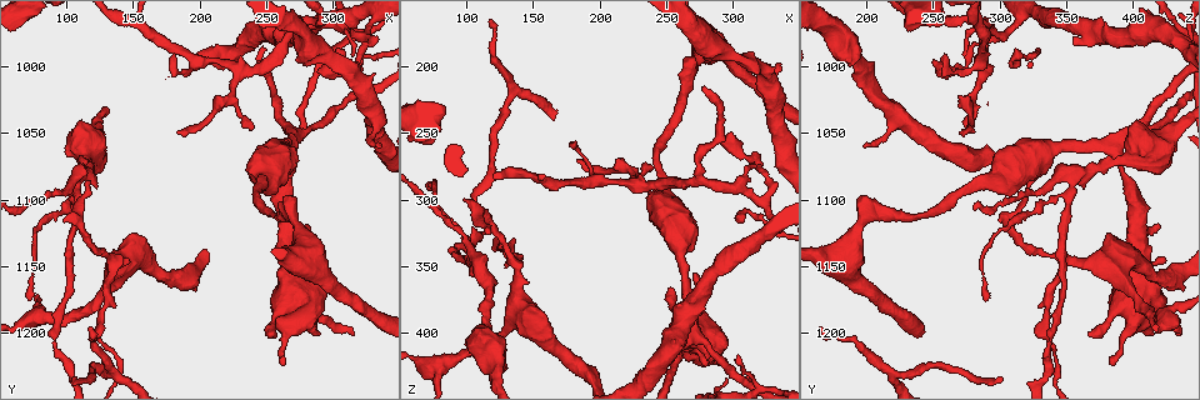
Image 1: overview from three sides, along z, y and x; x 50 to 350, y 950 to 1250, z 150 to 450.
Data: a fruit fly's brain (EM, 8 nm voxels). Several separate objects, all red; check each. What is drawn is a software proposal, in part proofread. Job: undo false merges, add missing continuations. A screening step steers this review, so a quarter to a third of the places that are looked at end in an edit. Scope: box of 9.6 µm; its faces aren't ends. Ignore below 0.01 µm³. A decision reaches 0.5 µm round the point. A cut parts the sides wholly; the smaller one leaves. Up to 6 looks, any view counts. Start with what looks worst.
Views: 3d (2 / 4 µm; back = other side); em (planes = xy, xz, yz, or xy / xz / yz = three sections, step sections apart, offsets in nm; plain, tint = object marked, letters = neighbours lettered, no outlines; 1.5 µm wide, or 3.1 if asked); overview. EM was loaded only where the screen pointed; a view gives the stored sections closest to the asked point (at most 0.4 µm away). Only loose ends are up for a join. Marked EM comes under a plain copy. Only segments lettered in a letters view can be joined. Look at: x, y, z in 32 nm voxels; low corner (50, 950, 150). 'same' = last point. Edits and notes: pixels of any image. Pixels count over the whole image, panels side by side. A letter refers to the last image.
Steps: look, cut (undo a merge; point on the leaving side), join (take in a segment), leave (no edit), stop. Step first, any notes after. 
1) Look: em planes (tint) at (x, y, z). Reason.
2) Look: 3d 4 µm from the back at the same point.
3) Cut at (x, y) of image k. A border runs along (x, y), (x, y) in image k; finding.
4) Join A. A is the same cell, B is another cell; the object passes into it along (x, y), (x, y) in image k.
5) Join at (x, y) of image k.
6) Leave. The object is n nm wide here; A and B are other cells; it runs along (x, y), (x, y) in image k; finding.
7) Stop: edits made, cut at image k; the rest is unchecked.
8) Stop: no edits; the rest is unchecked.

Look: 3d 4 µm at (238, 1042, 274). Branch stops here.

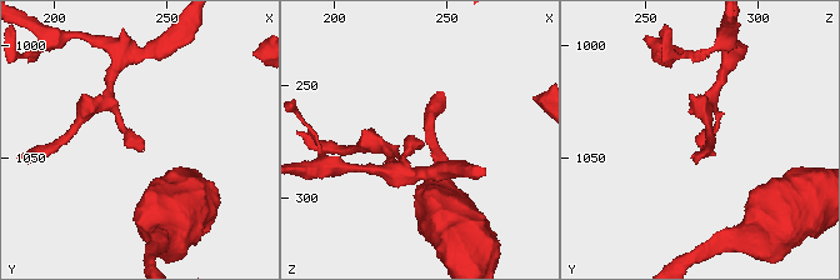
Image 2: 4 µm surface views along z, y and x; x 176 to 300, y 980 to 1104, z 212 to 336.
Look: em yz step 4 (tint) at (240, 1045, 277). Need the tissue.

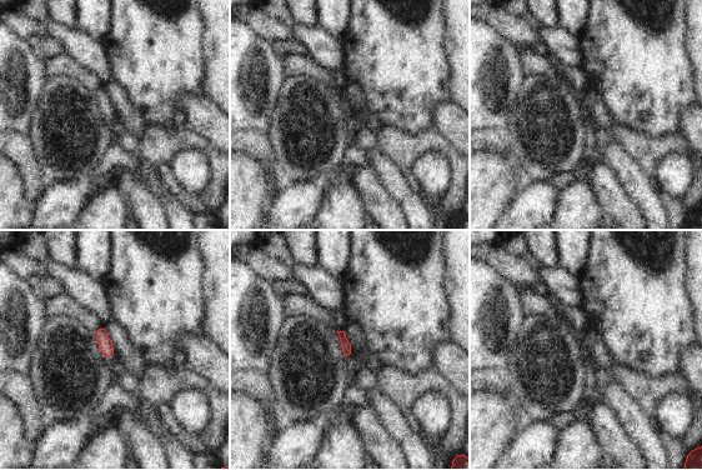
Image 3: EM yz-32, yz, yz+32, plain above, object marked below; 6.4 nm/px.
Look: em planes (letters) at the same point. Cut it another way.

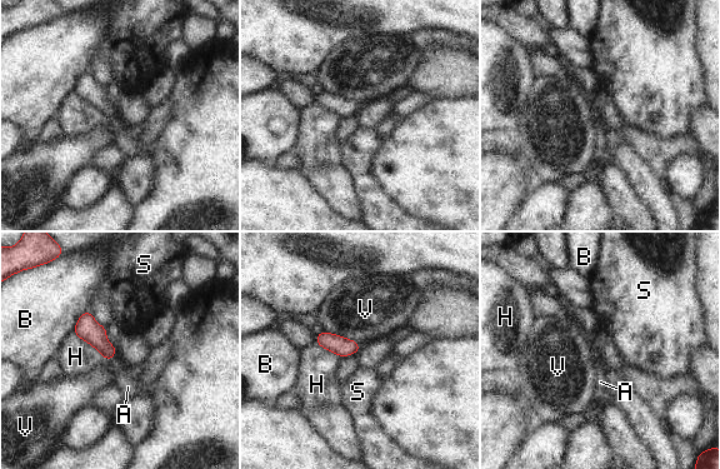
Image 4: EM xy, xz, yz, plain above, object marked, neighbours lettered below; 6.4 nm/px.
Join A. A is the same cell, B, H, S and V are other cells; the object passes into it along (86, 328), (110, 358), (128, 387) in image 4; the cell continues.

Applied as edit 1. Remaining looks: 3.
Look: overview.

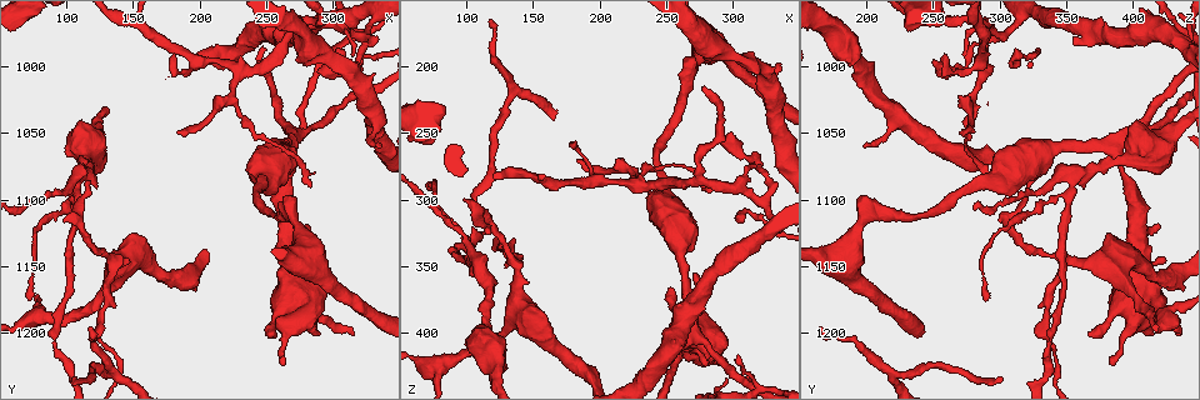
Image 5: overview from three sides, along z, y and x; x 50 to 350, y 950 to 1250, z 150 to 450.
Look: 3d 2 µm at (118, 1084, 324).

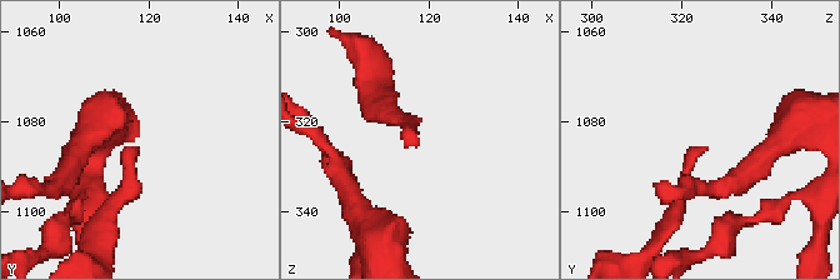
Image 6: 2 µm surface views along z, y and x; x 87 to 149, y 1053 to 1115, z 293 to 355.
Look: em planes (letters) at (119, 1086, 324). Need the tissue.

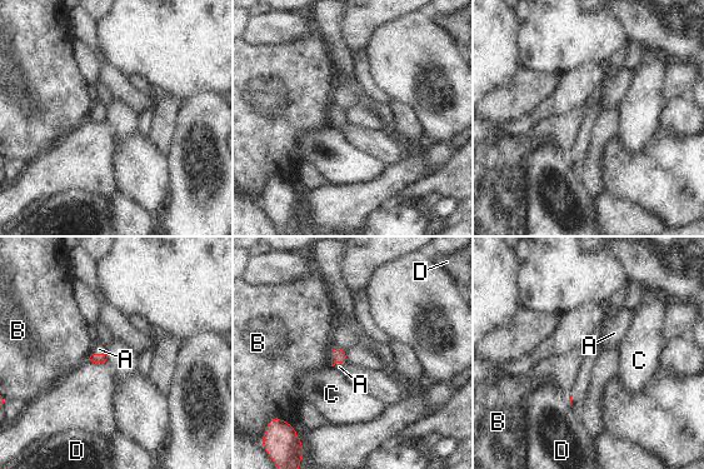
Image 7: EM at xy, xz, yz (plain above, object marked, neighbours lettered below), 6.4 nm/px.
Join A. The longest contact is with B, 140 nm; A is the same cell, B, C and D are other cells; the cell continues.

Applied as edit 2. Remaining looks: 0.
Stop: edits made, join at image 4, join at image 7; the rest is unchecked.

